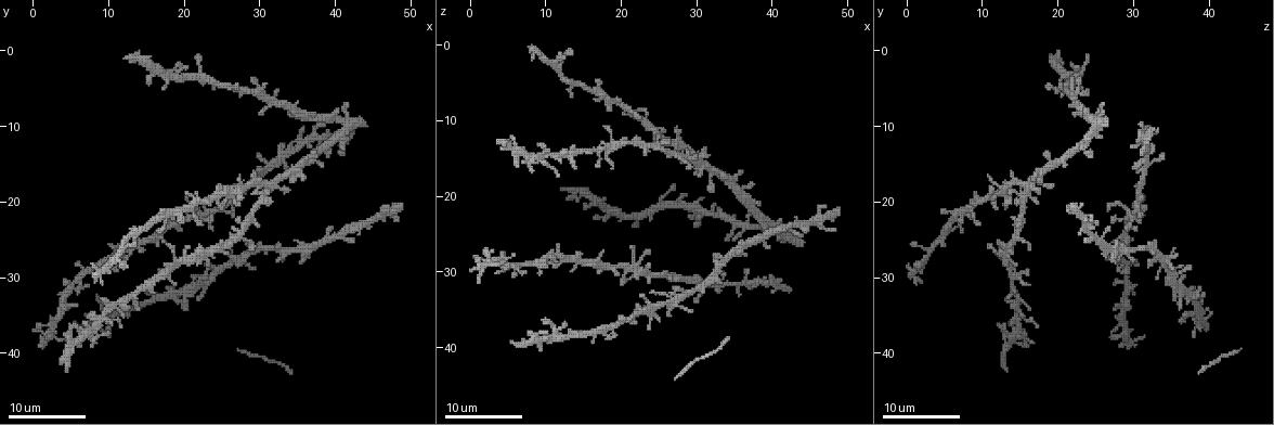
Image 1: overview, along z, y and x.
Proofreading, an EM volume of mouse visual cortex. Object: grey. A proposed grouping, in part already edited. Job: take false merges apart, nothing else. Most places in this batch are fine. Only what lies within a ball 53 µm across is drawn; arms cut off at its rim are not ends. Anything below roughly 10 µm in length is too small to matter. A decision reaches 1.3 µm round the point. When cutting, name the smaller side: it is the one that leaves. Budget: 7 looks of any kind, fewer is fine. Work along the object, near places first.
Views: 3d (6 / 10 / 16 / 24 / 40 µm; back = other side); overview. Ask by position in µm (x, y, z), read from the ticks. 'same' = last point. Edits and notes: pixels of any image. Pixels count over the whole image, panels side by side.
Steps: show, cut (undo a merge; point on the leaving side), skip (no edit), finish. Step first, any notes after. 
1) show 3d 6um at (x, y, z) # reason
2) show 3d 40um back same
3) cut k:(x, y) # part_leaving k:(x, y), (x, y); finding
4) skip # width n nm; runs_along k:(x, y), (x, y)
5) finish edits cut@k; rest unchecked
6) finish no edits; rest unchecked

show 3d 16um at (26.5, 27.0, 33.0)

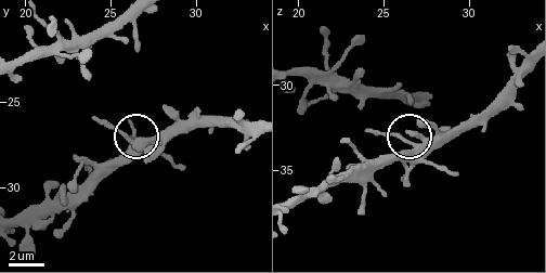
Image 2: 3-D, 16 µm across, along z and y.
skip # width 360 nm; one cell here

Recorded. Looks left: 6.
show 3d 10um at (23.5, 22.5, 30.0)

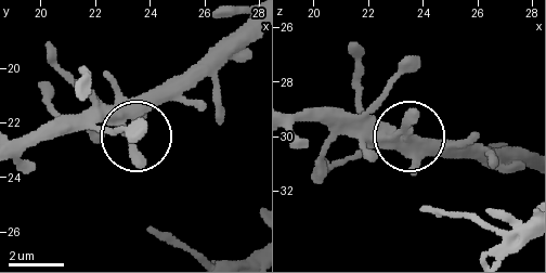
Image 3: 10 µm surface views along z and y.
show 3d 6um same

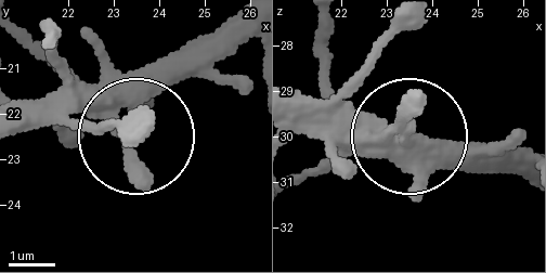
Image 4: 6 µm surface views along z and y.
skip # runs_along 4:(505, 169), (446, 165), (412, 133), (295, 133); continuous, no second cell

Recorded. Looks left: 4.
show 3d 16um at (31.5, 7.0, 22.5) # thin neck

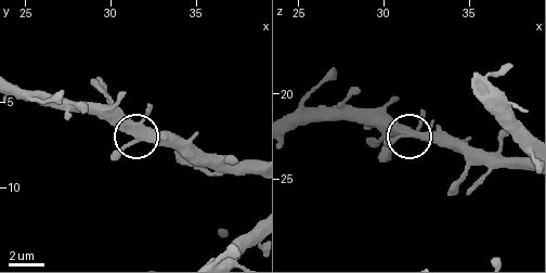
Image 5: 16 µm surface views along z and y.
skip # one cell here

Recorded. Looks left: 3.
finish no edits; rest unchecked

